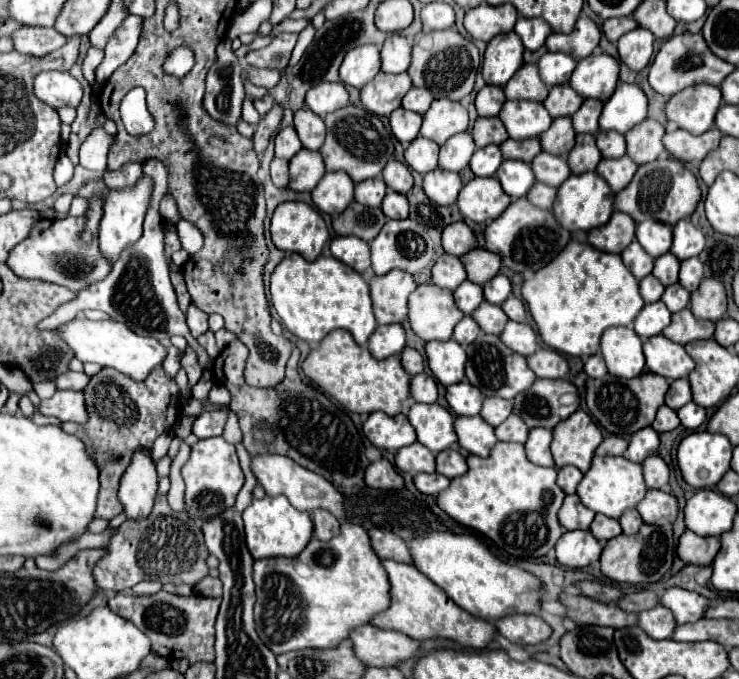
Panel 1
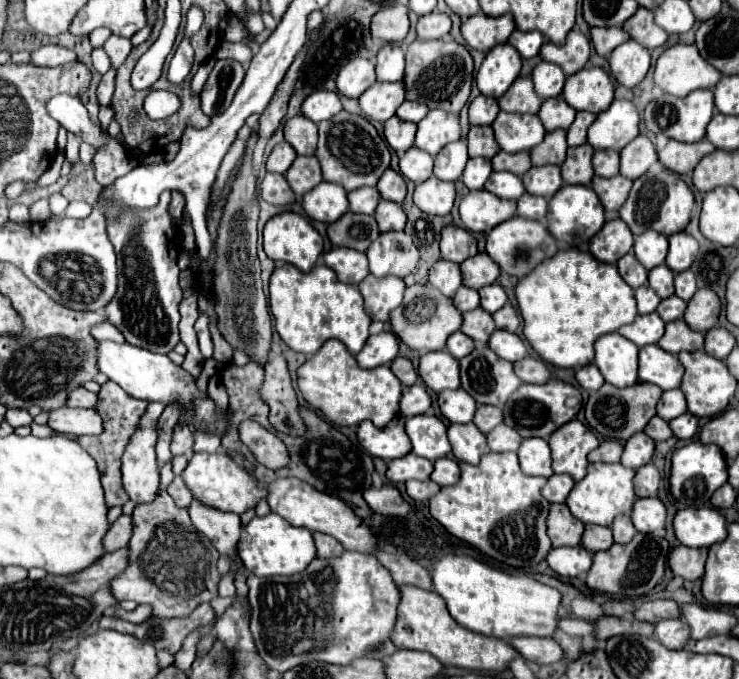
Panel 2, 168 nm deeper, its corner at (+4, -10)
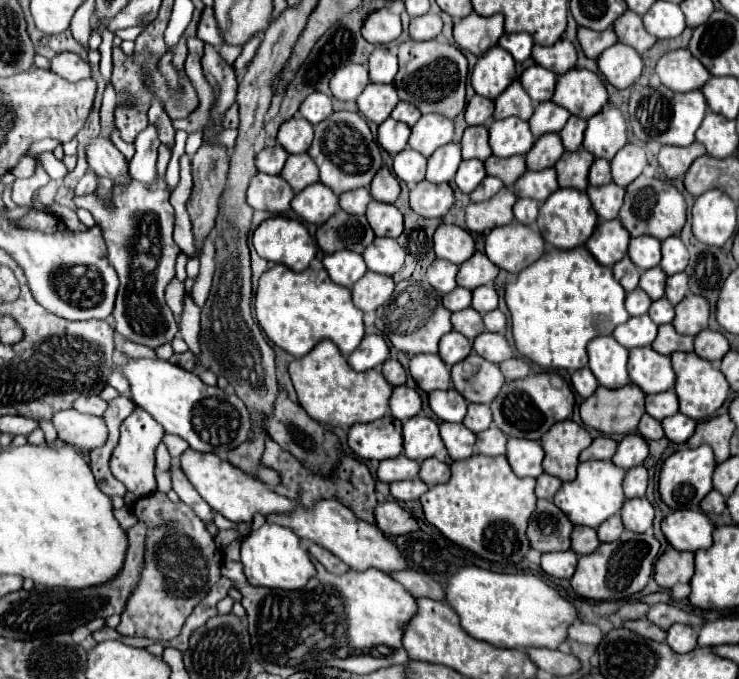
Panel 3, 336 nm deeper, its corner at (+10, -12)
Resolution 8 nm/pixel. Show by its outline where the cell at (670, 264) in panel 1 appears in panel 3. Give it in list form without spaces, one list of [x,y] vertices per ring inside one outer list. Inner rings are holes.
[[[655,266],[655,268],[649,268],[641,274],[641,280],[639,280],[639,288],[647,292],[647,296],[651,300],[657,300],[657,298],[663,298],[665,296],[665,272]]]

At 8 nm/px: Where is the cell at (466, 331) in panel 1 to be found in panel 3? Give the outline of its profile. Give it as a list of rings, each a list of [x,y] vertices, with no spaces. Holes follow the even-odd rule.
[[[449,332],[441,338],[439,342],[439,356],[447,366],[457,364],[459,360],[463,360],[465,356],[469,356],[471,352],[471,340],[467,340],[465,336],[461,336],[459,332]]]

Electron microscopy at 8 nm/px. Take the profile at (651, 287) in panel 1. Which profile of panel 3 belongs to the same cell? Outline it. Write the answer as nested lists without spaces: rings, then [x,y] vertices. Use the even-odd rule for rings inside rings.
[[[635,288],[625,298],[625,308],[627,308],[627,312],[631,316],[643,316],[643,314],[647,314],[649,306],[651,306],[651,298],[641,288]]]

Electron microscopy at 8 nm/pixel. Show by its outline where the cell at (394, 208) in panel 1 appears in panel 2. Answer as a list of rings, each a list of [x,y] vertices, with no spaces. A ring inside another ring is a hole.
[[[381,200],[377,210],[375,210],[375,220],[379,224],[381,232],[389,232],[389,230],[403,230],[405,228],[405,214],[401,204],[397,202],[389,202],[389,200]]]

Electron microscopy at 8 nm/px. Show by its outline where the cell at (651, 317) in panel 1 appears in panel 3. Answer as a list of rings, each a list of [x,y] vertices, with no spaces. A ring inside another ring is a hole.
[[[645,314],[637,318],[629,318],[625,324],[619,324],[613,332],[615,340],[625,348],[649,346],[657,336],[657,324]]]

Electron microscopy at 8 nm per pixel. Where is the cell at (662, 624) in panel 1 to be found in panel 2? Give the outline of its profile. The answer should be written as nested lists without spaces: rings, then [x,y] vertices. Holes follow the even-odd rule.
[[[661,620],[655,624],[655,638],[671,650],[681,650],[691,638],[691,628],[683,620]]]

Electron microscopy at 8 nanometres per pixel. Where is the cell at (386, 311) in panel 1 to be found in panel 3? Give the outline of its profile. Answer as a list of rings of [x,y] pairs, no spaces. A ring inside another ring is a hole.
[[[365,272],[361,280],[353,286],[353,304],[363,312],[375,312],[383,306],[395,290],[395,282],[389,276],[381,276],[375,272]]]

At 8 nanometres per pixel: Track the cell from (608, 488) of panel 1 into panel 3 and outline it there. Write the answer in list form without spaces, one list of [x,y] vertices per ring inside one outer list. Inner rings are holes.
[[[603,460],[581,462],[577,468],[577,478],[573,482],[563,482],[561,492],[557,492],[553,502],[557,504],[557,508],[565,512],[565,516],[573,524],[599,528],[599,524],[605,522],[609,516],[621,512],[621,506],[625,502],[625,494],[621,486],[623,480],[625,480],[625,470],[617,468],[611,460],[609,462],[603,462]]]

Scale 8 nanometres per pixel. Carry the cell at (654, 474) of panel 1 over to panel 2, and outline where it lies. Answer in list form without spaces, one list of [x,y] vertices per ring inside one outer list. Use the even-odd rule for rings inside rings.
[[[647,464],[647,466],[639,468],[635,474],[635,494],[639,498],[657,496],[659,480],[661,480],[661,476],[659,476],[659,470],[655,468],[655,464]]]

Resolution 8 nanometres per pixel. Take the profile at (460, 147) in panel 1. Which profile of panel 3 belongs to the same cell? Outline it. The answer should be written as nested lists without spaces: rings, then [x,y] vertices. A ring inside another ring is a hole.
[[[445,144],[437,148],[437,152],[433,152],[433,156],[429,156],[429,162],[427,162],[427,180],[433,184],[451,182],[459,162],[461,162],[459,144]]]

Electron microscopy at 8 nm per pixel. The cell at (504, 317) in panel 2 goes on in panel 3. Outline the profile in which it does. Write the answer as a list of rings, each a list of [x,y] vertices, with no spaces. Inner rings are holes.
[[[493,310],[493,312],[485,314],[483,322],[485,322],[489,332],[501,332],[503,334],[505,328],[507,328],[507,318],[505,318],[505,314],[501,310]]]

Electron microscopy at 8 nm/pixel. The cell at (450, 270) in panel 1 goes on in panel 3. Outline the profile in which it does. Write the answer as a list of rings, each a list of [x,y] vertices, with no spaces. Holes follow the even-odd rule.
[[[435,260],[429,268],[427,268],[427,282],[441,294],[451,292],[457,284],[455,284],[455,276],[457,276],[457,266],[453,262],[447,260]]]

